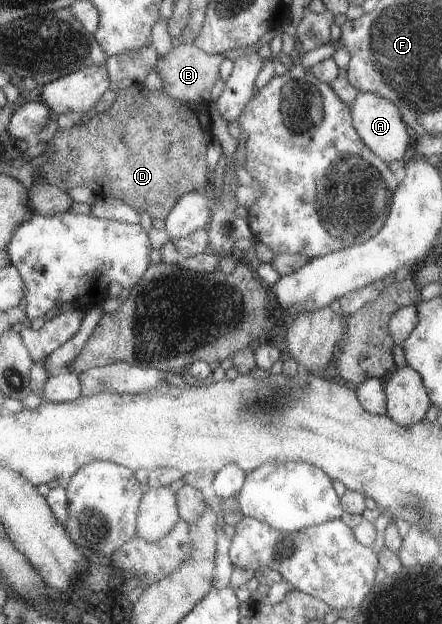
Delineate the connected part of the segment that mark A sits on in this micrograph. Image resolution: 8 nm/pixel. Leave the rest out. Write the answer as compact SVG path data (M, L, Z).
M358 92L349 107L352 125L358 133L358 137L378 159L382 159L388 164L390 161L402 161L407 157L411 150L413 136L407 130L400 112L395 109L395 105L391 101L375 93Z

